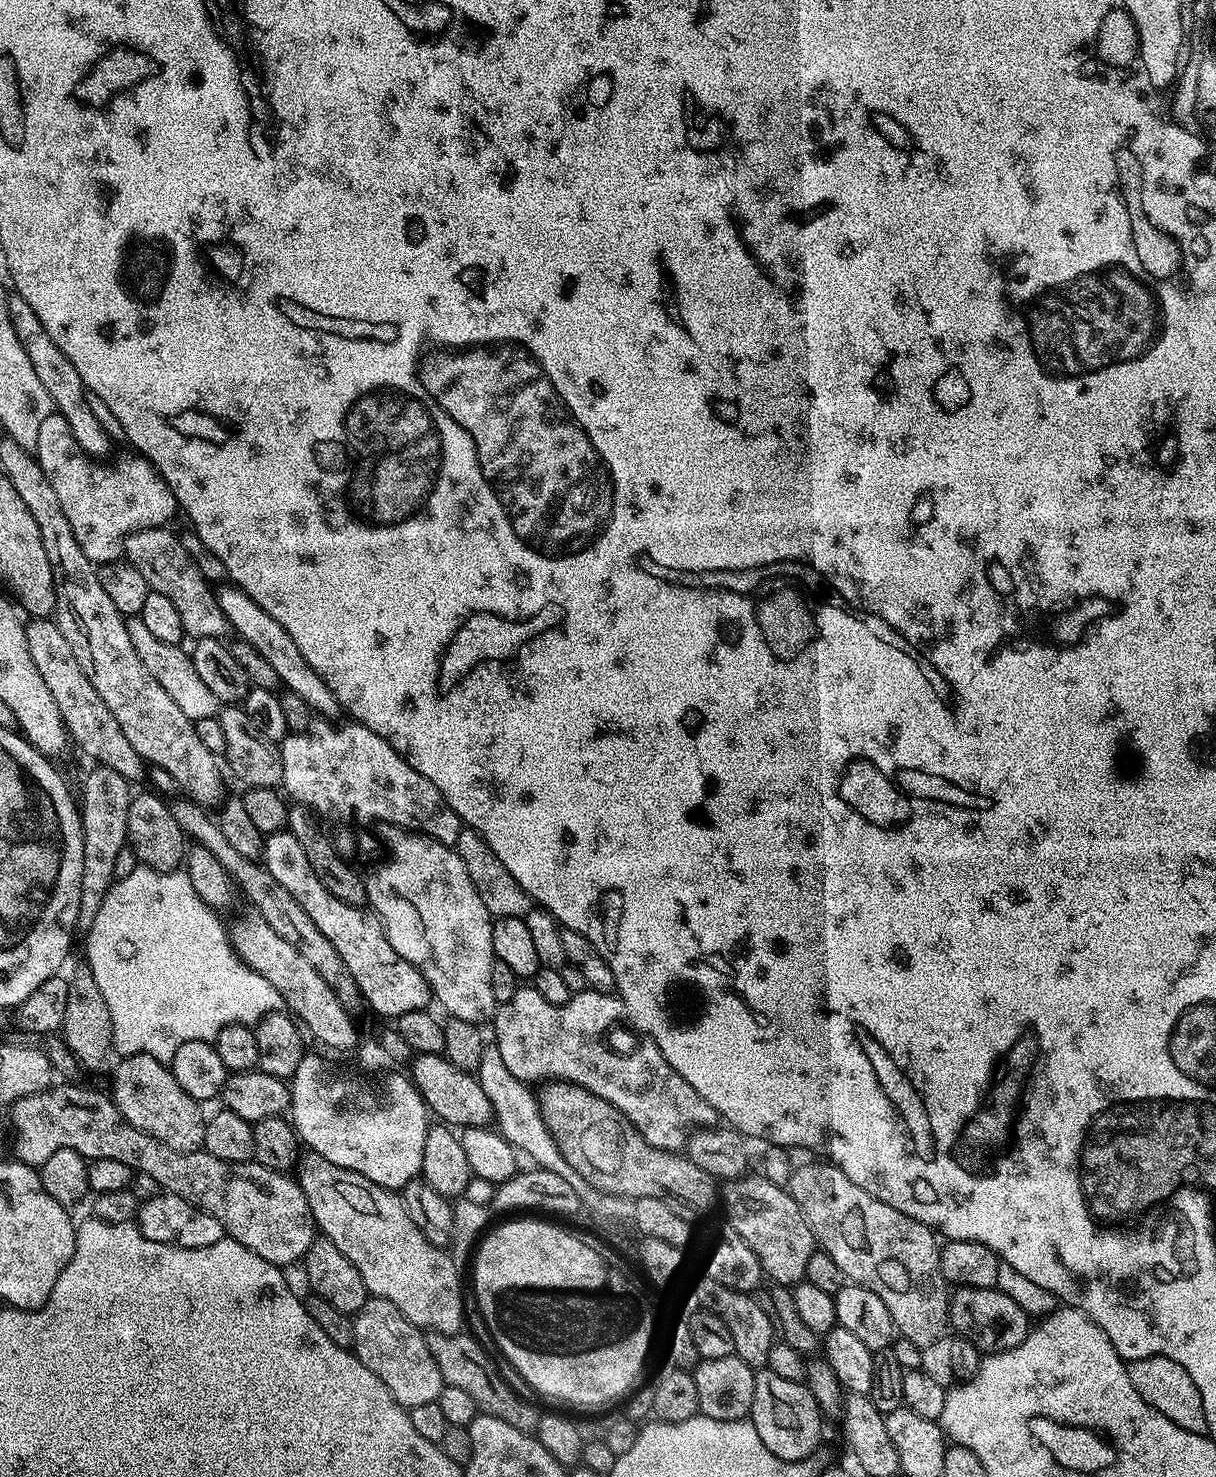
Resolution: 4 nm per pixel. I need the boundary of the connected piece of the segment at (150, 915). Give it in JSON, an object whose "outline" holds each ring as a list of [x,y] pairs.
{"outline":[[[137,866],[134,874],[126,878],[116,880],[105,896],[98,909],[98,916],[94,919],[94,924],[90,926],[86,933],[88,939],[88,959],[86,965],[93,972],[94,981],[98,984],[98,989],[102,990],[102,995],[109,1007],[110,1022],[113,1023],[112,1047],[116,1052],[120,1051],[121,1057],[133,1056],[139,1052],[150,1054],[150,1058],[158,1058],[165,1062],[171,1062],[174,1058],[174,1050],[182,1046],[182,1042],[194,1042],[195,1040],[215,1041],[218,1030],[227,1024],[247,1024],[255,1025],[256,1021],[261,1020],[267,1012],[285,1011],[284,999],[262,974],[258,974],[254,969],[241,958],[236,949],[233,948],[230,939],[229,929],[220,925],[220,920],[213,909],[198,898],[194,891],[194,882],[190,882],[187,871],[177,870],[175,872],[156,872],[152,868]]]}

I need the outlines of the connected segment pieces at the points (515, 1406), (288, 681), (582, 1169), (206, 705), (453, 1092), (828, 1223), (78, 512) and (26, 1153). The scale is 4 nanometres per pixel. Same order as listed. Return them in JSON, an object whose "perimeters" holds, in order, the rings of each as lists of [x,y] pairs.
{"perimeters":[[[[428,1332],[424,1341],[442,1374],[445,1384],[458,1386],[465,1394],[474,1398],[477,1409],[483,1415],[502,1418],[514,1430],[532,1434],[536,1430],[538,1412],[535,1412],[522,1397],[516,1396],[516,1392],[500,1377],[498,1369],[492,1365],[492,1360],[480,1349],[480,1344],[472,1336],[465,1334],[453,1334],[450,1332]]],[[[231,582],[221,583],[215,593],[218,606],[222,606],[222,614],[226,614],[228,619],[229,629],[236,632],[239,639],[250,642],[250,646],[254,646],[254,650],[258,650],[258,654],[262,654],[262,658],[266,658],[266,662],[274,666],[274,674],[278,674],[280,684],[285,689],[304,698],[309,707],[312,710],[319,709],[321,715],[332,718],[335,717],[334,714],[341,713],[340,703],[336,701],[326,682],[322,682],[322,678],[314,674],[314,666],[310,666],[306,658],[302,658],[302,650],[298,650],[294,638],[290,638],[290,634],[286,634],[286,630],[282,630],[282,626],[278,626],[278,622],[274,622],[274,618],[270,618],[270,614],[266,614],[266,610],[262,610],[262,606],[254,602],[254,598],[250,598],[250,594]]],[[[548,1082],[541,1088],[544,1089],[538,1092],[538,1103],[542,1118],[558,1150],[562,1150],[562,1158],[566,1158],[566,1162],[570,1162],[570,1166],[574,1166],[574,1170],[582,1174],[582,1178],[591,1188],[613,1196],[631,1198],[633,1201],[638,1198],[662,1198],[662,1202],[669,1204],[682,1218],[690,1222],[702,1219],[715,1204],[717,1207],[718,1182],[713,1176],[706,1174],[706,1170],[702,1170],[702,1166],[688,1159],[687,1155],[650,1146],[650,1142],[646,1142],[642,1134],[638,1134],[634,1125],[617,1108],[610,1106],[610,1102],[590,1094],[576,1084]]],[[[139,618],[129,619],[127,626],[130,643],[134,645],[138,658],[142,658],[142,666],[146,666],[146,670],[150,670],[150,674],[157,680],[158,686],[162,686],[162,690],[166,690],[166,694],[170,694],[171,700],[178,705],[178,710],[182,710],[182,714],[186,714],[186,718],[195,722],[219,713],[222,707],[220,700],[214,698],[214,693],[202,683],[198,670],[194,670],[191,655],[181,645],[162,642],[159,638],[154,638],[154,633],[147,628],[146,622],[142,622]]],[[[419,1053],[412,1064],[410,1079],[420,1091],[421,1098],[428,1106],[428,1111],[437,1121],[449,1126],[478,1128],[487,1125],[493,1119],[490,1100],[486,1098],[486,1090],[482,1090],[480,1081],[470,1072],[463,1072],[454,1066],[442,1054]]],[[[816,1162],[820,1164],[797,1163],[792,1170],[792,1177],[788,1183],[788,1193],[798,1202],[802,1214],[812,1231],[812,1237],[817,1245],[838,1266],[842,1266],[845,1277],[853,1284],[860,1284],[866,1290],[874,1290],[882,1302],[890,1309],[890,1318],[894,1318],[897,1333],[903,1339],[914,1342],[921,1350],[927,1349],[947,1329],[950,1324],[948,1305],[950,1303],[950,1288],[940,1269],[941,1241],[933,1229],[922,1222],[902,1214],[902,1210],[894,1210],[894,1206],[886,1206],[874,1194],[866,1194],[862,1186],[854,1186],[846,1174],[834,1164]]],[[[53,414],[46,418],[46,422],[42,422],[42,427],[38,429],[38,442],[34,449],[36,461],[42,466],[42,470],[46,470],[46,478],[50,478],[50,486],[54,486],[55,492],[58,493],[58,503],[62,506],[62,511],[66,513],[66,519],[70,521],[70,530],[72,536],[78,538],[78,546],[82,546],[82,554],[86,554],[86,558],[90,558],[93,564],[99,566],[108,564],[112,560],[121,559],[124,550],[124,540],[130,533],[138,531],[140,528],[162,528],[169,523],[175,512],[178,512],[178,505],[174,494],[170,490],[170,486],[160,477],[156,469],[143,458],[135,458],[136,460],[128,460],[124,464],[124,468],[95,468],[93,461],[87,456],[82,449],[77,448],[74,442],[74,434],[70,434],[70,426],[66,426],[66,418],[62,418],[59,414]]],[[[64,1082],[61,1088],[50,1086],[44,1092],[35,1092],[11,1105],[14,1156],[21,1164],[39,1166],[46,1162],[46,1158],[50,1158],[50,1154],[54,1154],[54,1150],[63,1148],[74,1150],[87,1161],[114,1158],[114,1162],[124,1163],[133,1173],[150,1174],[150,1178],[154,1178],[154,1182],[158,1182],[164,1192],[174,1194],[178,1198],[186,1198],[186,1202],[198,1206],[206,1214],[214,1214],[214,1218],[222,1222],[227,1239],[237,1240],[242,1246],[246,1246],[246,1250],[258,1254],[258,1258],[277,1266],[304,1260],[313,1241],[317,1239],[318,1229],[316,1219],[312,1217],[310,1202],[291,1175],[275,1172],[255,1162],[222,1162],[222,1158],[214,1158],[214,1154],[203,1150],[170,1150],[170,1146],[158,1142],[158,1138],[138,1130],[126,1120],[116,1108],[111,1095],[104,1093],[103,1096],[92,1088],[75,1088],[68,1083],[72,1082]]]]}

